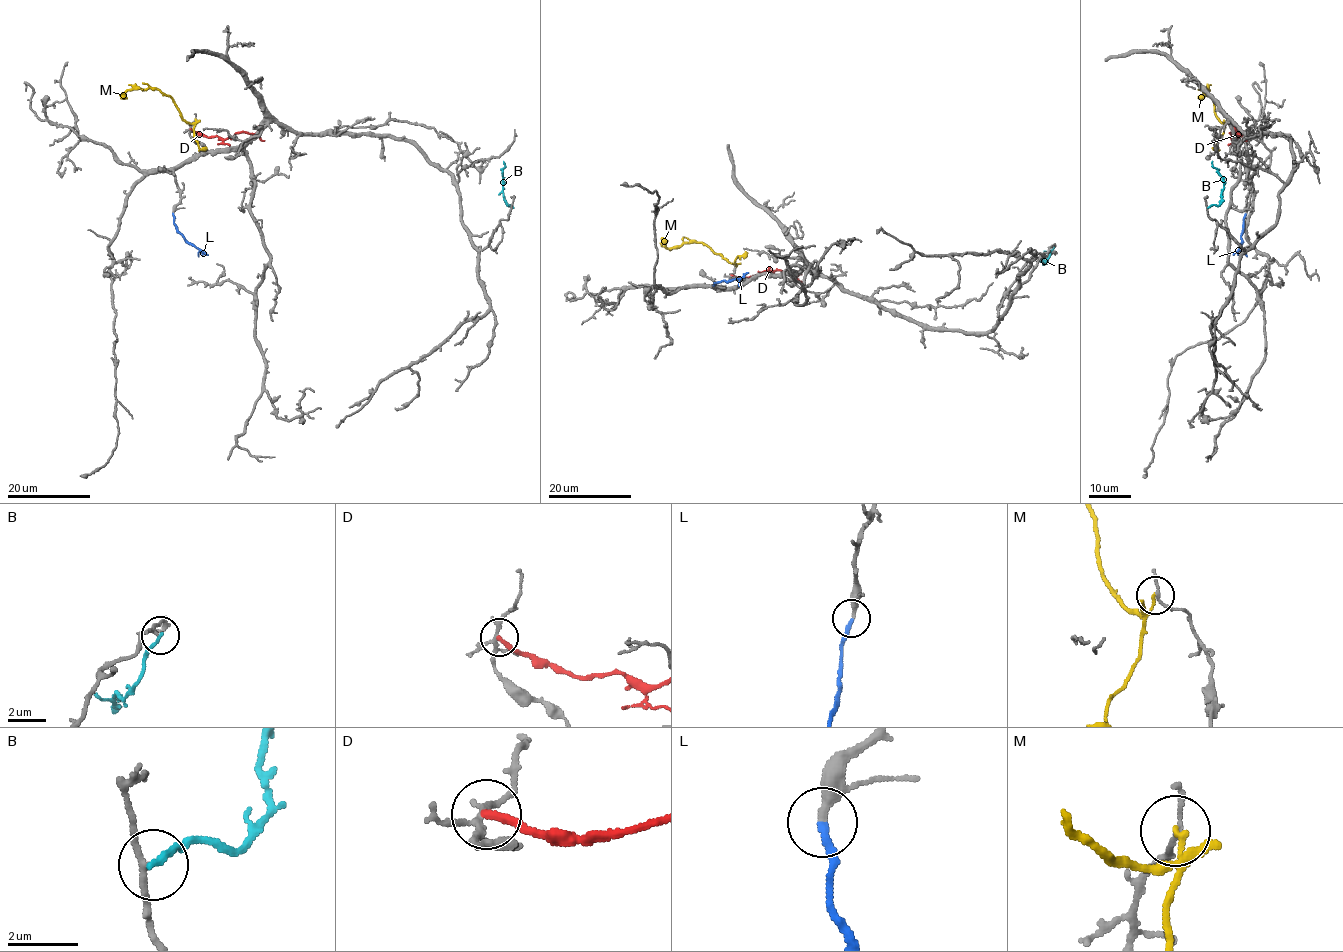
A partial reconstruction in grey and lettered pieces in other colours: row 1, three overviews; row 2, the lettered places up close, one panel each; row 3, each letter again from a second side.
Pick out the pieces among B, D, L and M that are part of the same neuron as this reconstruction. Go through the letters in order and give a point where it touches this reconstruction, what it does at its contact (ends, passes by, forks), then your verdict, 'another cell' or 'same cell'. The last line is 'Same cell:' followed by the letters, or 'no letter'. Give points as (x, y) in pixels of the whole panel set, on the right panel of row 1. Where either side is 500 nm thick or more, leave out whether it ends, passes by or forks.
B: contact (1208, 207); it ends; another cell
D: contact (1236, 128); it ends; another cell
L: contact (1246, 213); it ends; same cell
M: contact (1227, 119); it ends; another cell
Same cell: L

